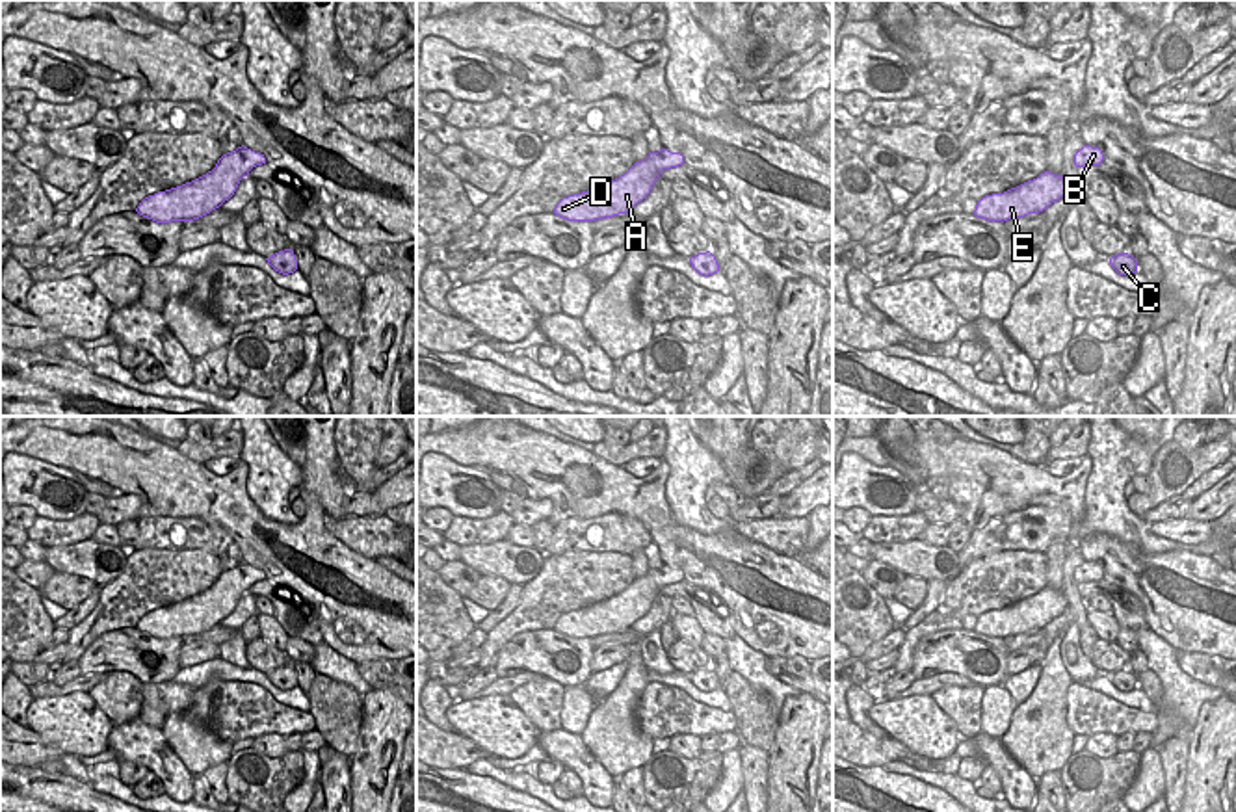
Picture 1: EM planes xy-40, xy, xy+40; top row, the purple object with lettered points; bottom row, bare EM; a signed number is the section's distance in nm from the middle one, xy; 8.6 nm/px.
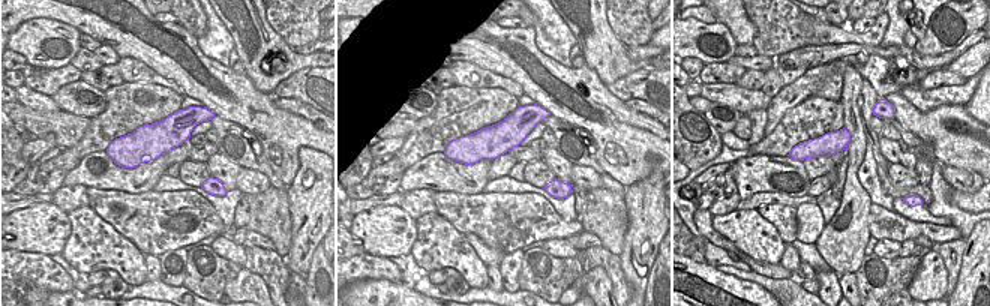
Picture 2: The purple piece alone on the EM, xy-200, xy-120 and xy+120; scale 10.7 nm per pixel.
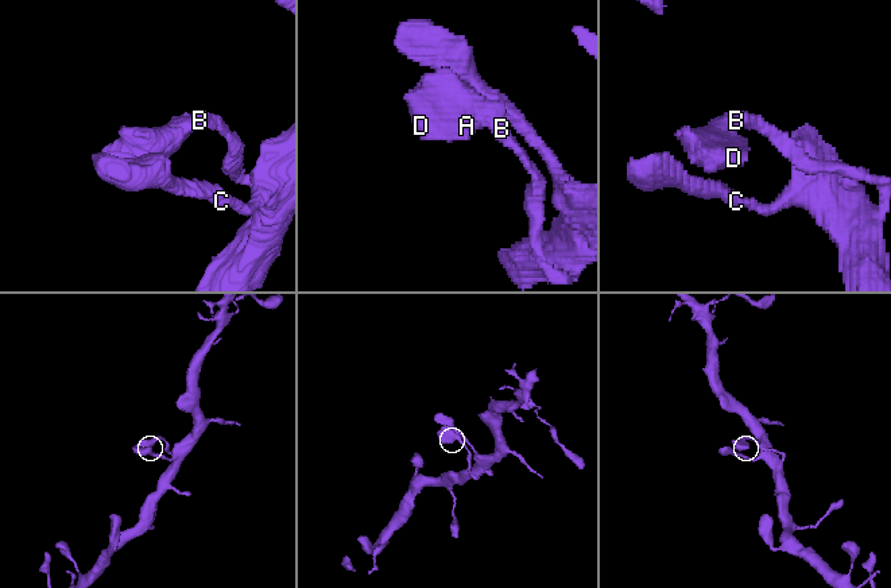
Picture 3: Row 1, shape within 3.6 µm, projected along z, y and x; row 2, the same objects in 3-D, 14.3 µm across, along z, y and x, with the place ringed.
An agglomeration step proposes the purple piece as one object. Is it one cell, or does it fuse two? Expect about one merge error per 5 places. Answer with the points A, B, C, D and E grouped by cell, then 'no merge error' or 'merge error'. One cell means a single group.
A B C D E | no merge error

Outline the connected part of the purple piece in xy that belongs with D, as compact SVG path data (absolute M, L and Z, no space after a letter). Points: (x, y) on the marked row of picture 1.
M660 149L636 162L625 175L582 193L563 197L554 214L569 221L595 221L630 212L647 199L664 169L684 164L680 152Z

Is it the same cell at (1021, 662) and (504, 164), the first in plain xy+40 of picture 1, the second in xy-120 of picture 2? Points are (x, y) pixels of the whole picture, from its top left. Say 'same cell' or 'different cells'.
same cell

